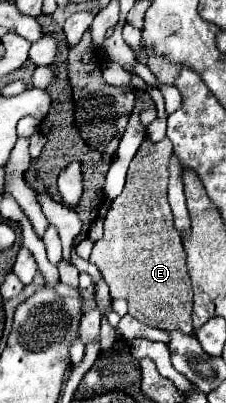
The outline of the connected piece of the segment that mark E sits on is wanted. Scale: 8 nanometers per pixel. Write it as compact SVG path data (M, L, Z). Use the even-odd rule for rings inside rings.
M167 137L159 143L151 143L149 139L143 141L131 161L123 193L111 203L109 213L103 219L105 233L95 243L89 261L103 273L111 295L127 299L129 313L135 319L155 329L179 329L181 333L191 333L193 289L185 265L185 249L173 227L173 213L167 201L167 165L171 151L171 141ZM117 239L143 239L143 257L139 257L139 253L127 253L127 249L125 253L117 251ZM127 257L139 257L137 265L133 267Z

